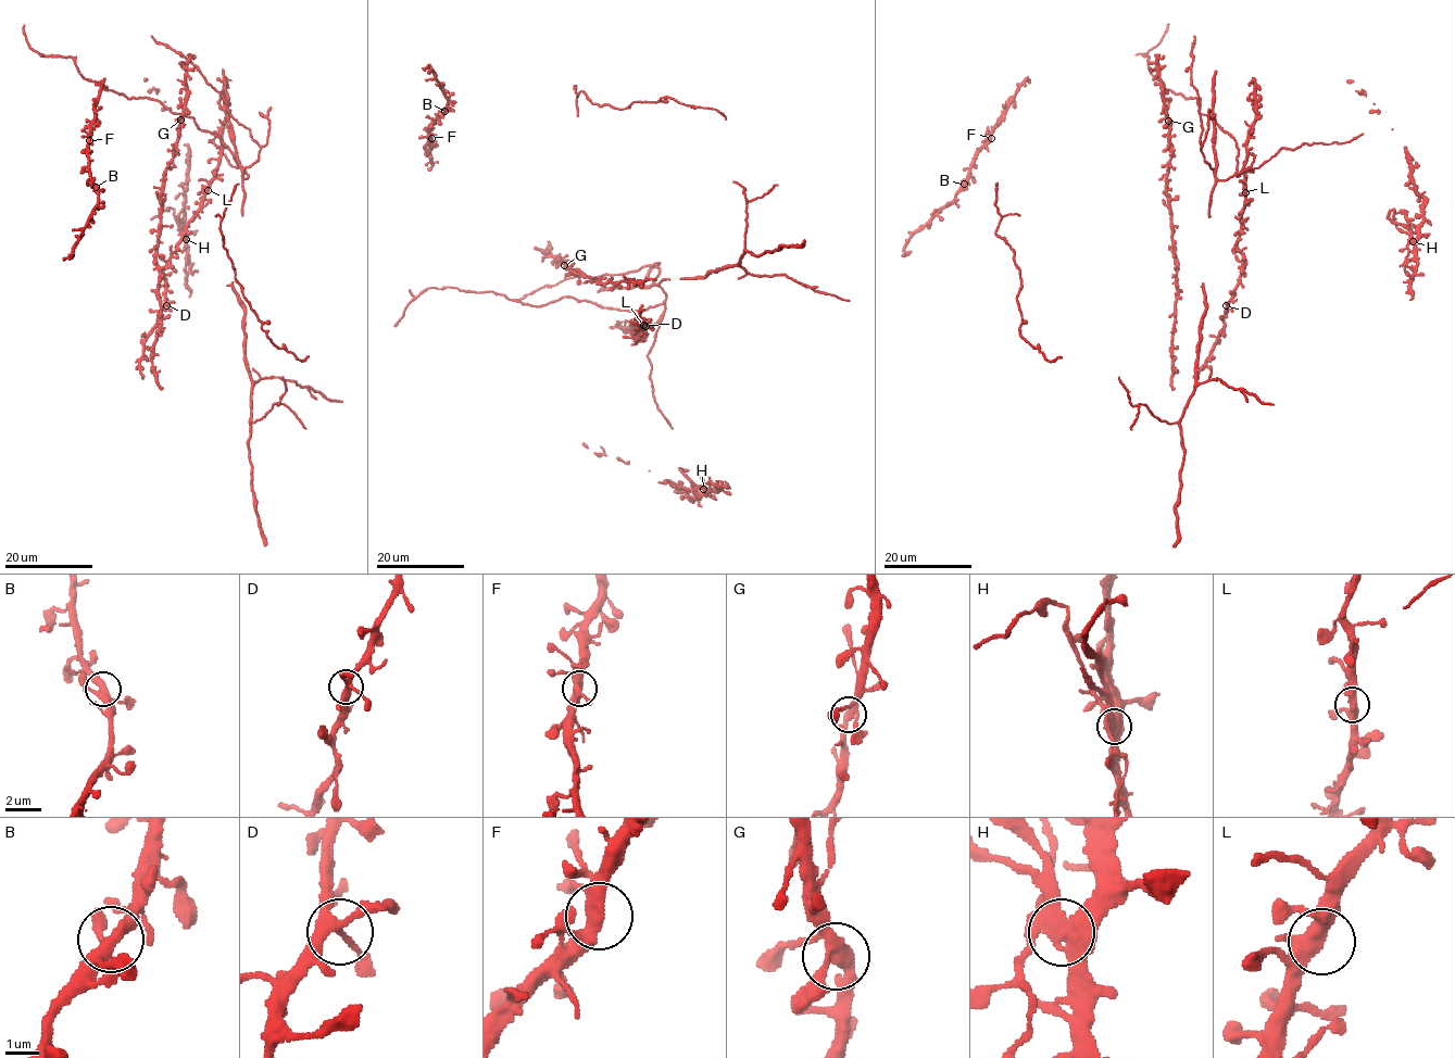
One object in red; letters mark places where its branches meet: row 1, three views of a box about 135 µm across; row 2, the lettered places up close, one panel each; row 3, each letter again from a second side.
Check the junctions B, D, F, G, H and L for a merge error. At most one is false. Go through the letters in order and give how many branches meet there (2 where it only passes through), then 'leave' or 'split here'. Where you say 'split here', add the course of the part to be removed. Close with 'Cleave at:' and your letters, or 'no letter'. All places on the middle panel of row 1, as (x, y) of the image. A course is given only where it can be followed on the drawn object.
B: branches 4; leave
D: branches 4; leave
F: branches 4; leave
G: branches 4; leave
H: branches 4; split here; course (704, 488), (687, 489), (674, 487), (665, 480), (659, 481)
L: branches 4; leave
Cleave at: H

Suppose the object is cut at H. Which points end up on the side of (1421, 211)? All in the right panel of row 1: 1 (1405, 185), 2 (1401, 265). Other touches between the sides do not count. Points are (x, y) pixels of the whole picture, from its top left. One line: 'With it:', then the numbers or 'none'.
With it: 1

